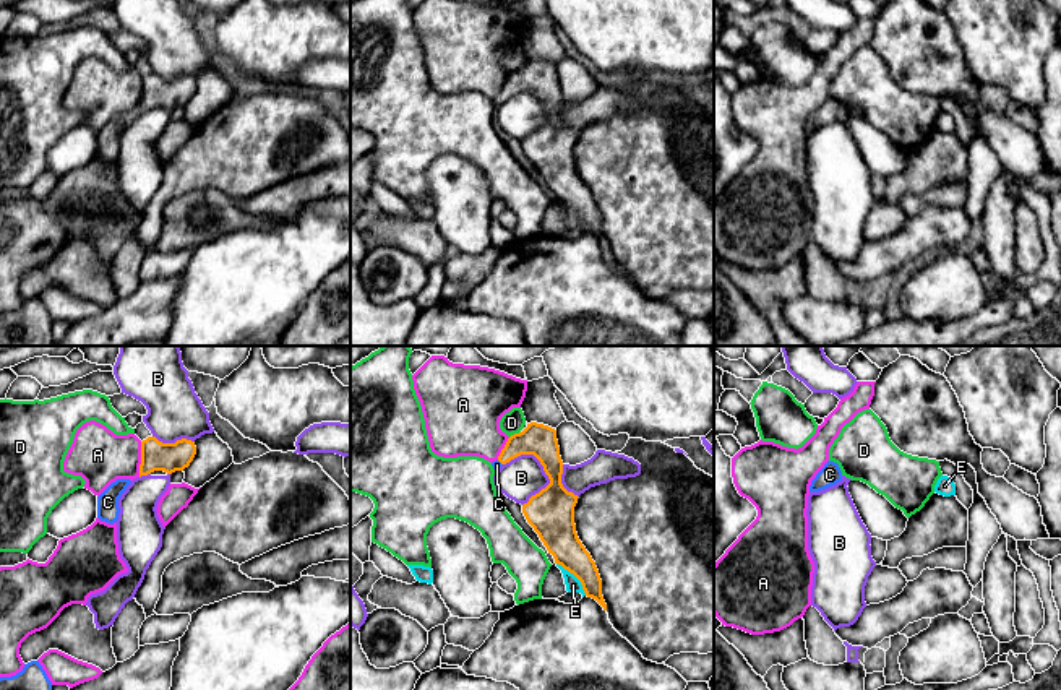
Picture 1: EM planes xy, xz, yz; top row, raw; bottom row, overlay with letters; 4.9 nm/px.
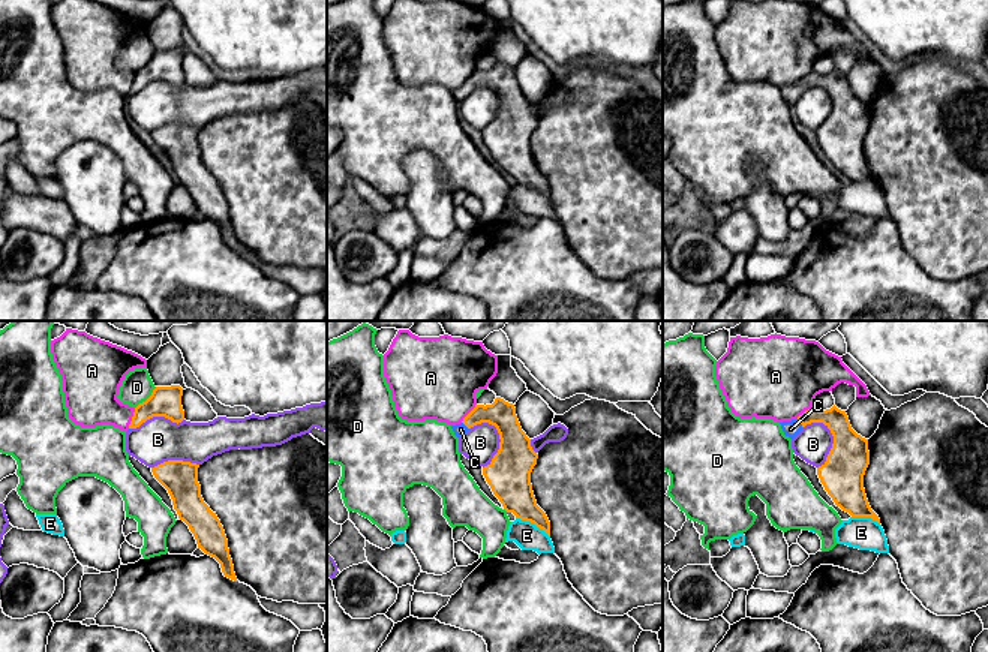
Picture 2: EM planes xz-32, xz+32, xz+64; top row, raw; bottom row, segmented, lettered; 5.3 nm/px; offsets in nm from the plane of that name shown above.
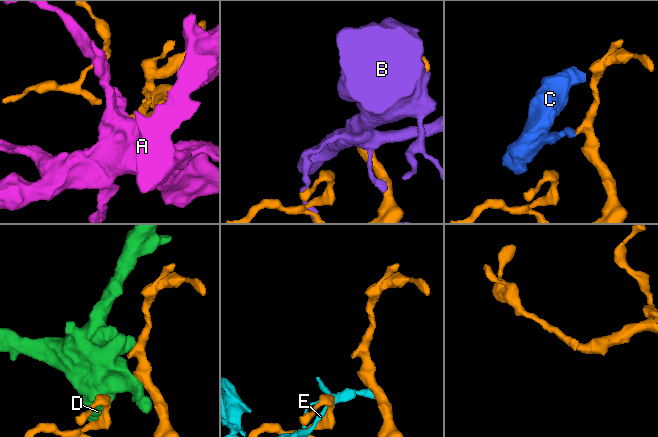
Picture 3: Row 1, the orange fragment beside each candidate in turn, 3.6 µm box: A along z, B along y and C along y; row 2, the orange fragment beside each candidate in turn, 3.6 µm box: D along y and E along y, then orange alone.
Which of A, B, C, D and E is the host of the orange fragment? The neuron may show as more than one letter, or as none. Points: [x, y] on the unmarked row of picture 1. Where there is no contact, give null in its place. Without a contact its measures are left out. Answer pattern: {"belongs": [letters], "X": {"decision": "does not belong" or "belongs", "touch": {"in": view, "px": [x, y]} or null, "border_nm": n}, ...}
{"belongs": ["C"], "A": {"decision": "does not belong", "touch": {"in": "xy", "px": [141, 96]}, "border_nm": 180}, "B": {"decision": "does not belong", "touch": {"in": "xz", "px": [550, 117]}, "border_nm": 260}, "C": {"decision": "belongs", "touch": {"in": "xz", "px": [500, 98]}, "border_nm": 40}, "D": {"decision": "does not belong", "touch": {"in": "xz", "px": [515, 70]}, "border_nm": 70}, "E": {"decision": "does not belong", "touch": {"in": "xz", "px": [575, 211]}, "border_nm": 220}}

